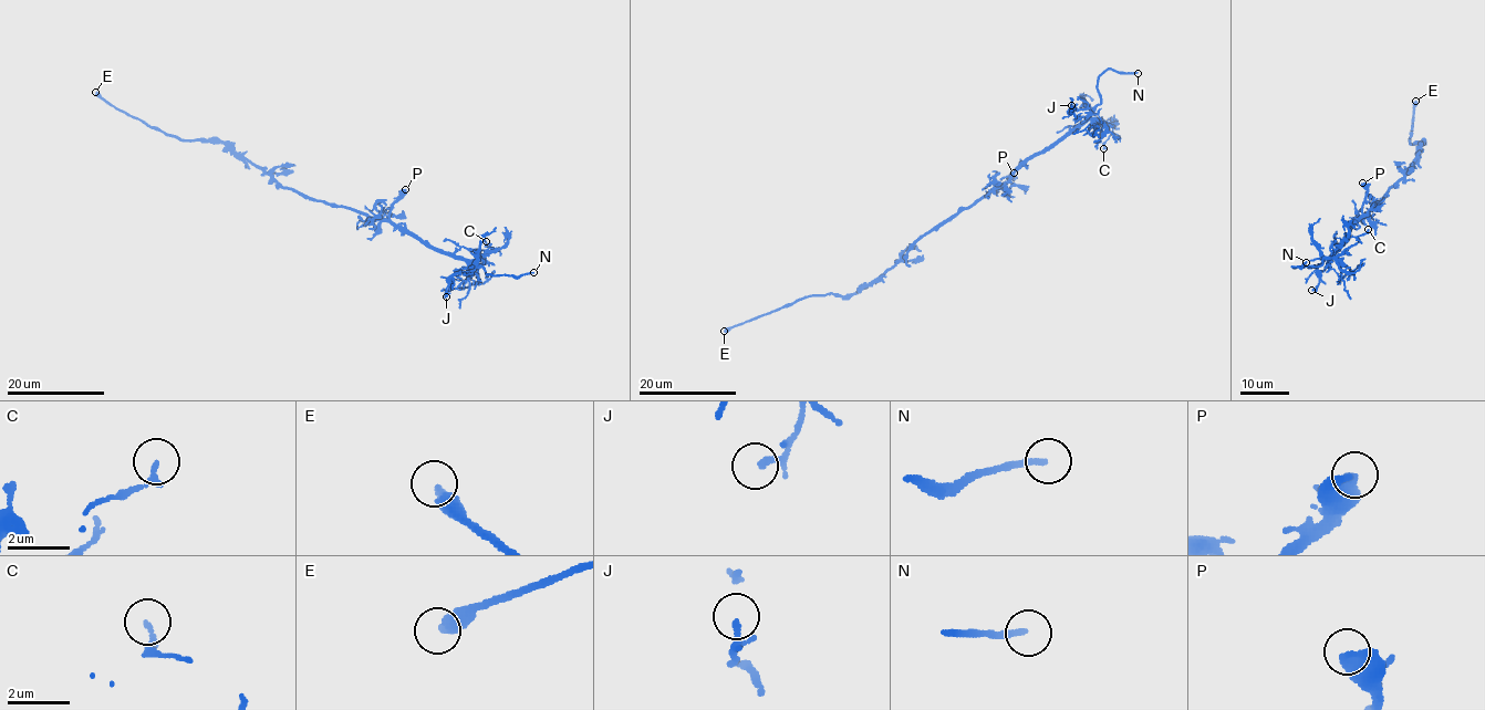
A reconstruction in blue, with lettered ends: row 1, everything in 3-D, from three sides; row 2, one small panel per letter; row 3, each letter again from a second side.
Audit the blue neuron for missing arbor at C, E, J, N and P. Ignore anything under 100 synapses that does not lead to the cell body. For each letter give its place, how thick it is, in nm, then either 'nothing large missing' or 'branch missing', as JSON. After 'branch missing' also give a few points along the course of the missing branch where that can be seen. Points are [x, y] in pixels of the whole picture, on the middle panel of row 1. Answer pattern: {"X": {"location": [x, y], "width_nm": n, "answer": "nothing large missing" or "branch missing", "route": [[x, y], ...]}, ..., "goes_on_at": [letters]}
{"C": {"location": [1103, 148], "width_nm": 160, "answer": "nothing large missing"}, "E": {"location": [724, 331], "width_nm": 440, "answer": "branch missing"}, "J": {"location": [1071, 105], "width_nm": 150, "answer": "nothing large missing"}, "N": {"location": [1138, 73], "width_nm": 180, "answer": "branch missing"}, "P": {"location": [1014, 173], "width_nm": 550, "answer": "nothing large missing"}, "goes_on_at": ["E", "N"]}

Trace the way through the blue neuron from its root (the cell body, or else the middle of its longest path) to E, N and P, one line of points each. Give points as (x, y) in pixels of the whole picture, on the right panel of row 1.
E: (1383, 198), (1402, 178), (1423, 144), (1409, 144), (1415, 101)
N: (1383, 198), (1369, 213), (1361, 215), (1346, 242), (1329, 257), (1323, 257), (1319, 265), (1293, 268), (1306, 262)
P: (1383, 198), (1364, 215), (1362, 205), (1367, 190), (1362, 183)

